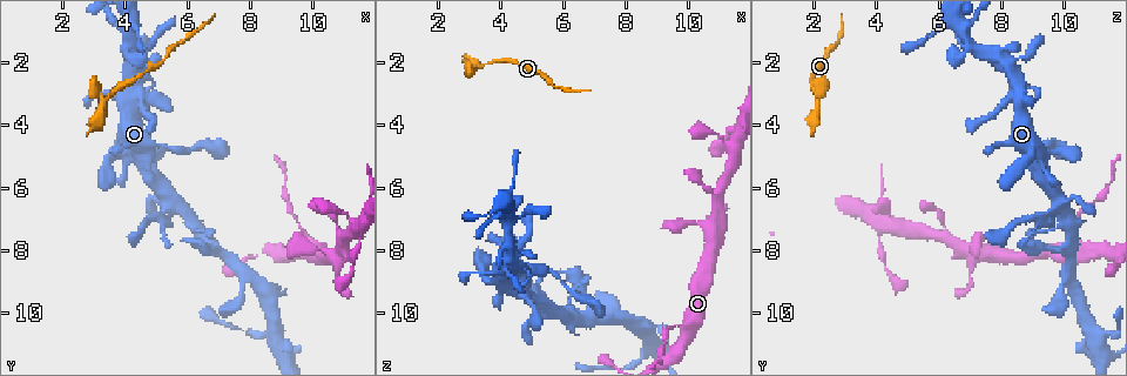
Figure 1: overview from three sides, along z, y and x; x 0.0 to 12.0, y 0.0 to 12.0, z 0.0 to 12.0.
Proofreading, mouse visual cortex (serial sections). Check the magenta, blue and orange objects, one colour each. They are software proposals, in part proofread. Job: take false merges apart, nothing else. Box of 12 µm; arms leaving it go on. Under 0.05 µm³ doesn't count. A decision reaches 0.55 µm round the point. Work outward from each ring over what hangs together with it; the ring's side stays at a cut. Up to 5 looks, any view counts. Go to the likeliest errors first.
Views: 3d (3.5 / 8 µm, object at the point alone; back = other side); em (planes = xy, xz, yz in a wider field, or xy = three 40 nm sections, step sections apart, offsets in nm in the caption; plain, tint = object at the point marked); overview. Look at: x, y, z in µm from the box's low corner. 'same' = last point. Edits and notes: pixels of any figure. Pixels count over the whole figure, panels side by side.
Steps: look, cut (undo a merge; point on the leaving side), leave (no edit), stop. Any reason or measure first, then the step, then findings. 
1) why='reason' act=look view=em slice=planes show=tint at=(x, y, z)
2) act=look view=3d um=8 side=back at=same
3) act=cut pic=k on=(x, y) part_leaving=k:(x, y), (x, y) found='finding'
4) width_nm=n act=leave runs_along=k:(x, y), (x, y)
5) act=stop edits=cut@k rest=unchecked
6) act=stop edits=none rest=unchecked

why='narrows sharply' act=look view=3d um=3.5 side=back at=(9.5, 7.2, 10.4)

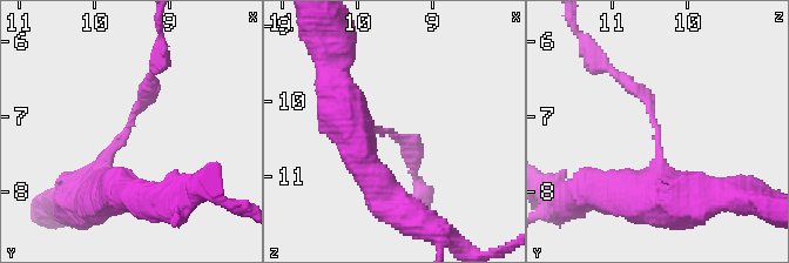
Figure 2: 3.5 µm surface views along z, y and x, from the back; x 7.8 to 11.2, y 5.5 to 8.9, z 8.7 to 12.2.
why='now the EM' act=look view=em slice=xy step=3 show=tint at=(9.55, 7.15, 10.45)

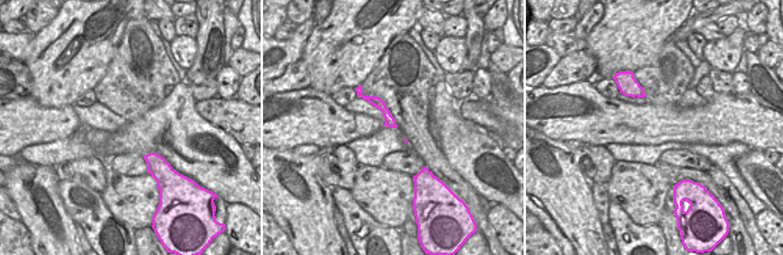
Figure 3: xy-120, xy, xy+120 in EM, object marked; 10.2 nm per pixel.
arm_widths_nm=200,350 act=leave runs_along=3:(359, 91), (385, 111), (392, 125) found='continuous, no second cell'

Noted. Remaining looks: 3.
why='sharp bend' act=look view=3d um=3.5 at=(3.4, 3.2, 2.0)

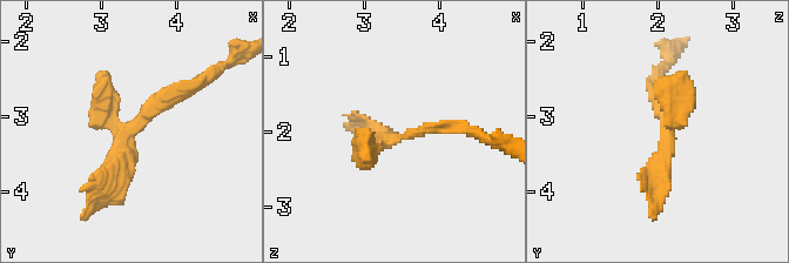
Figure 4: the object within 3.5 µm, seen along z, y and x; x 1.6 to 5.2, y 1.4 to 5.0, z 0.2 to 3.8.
act=look view=em slice=xy step=1 show=tint at=(3.40, 3.20, 2.10)

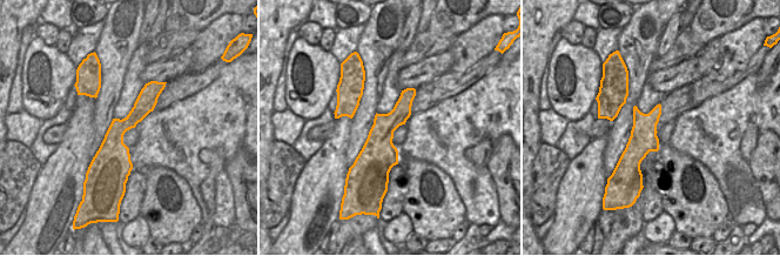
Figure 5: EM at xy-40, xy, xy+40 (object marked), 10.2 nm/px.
act=leave runs_along=5:(157, 85), (118, 133), (120, 175) found='continuous, no second cell'

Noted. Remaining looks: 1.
act=stop edits=none rest=unchecked

